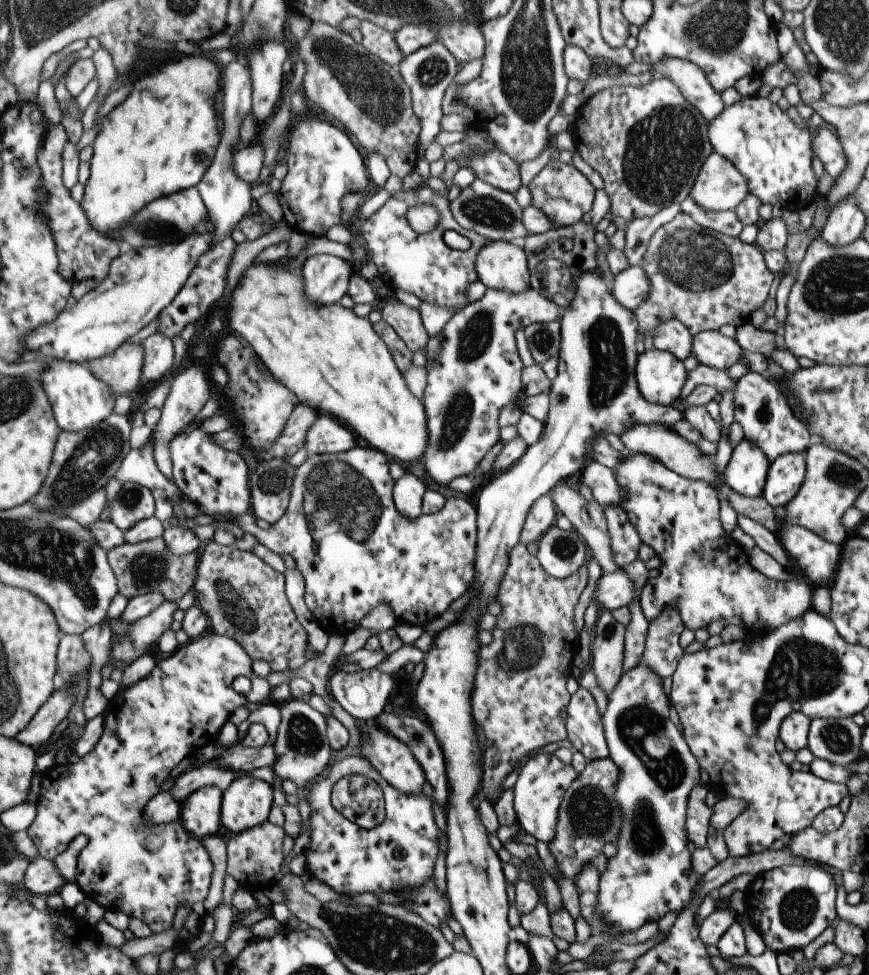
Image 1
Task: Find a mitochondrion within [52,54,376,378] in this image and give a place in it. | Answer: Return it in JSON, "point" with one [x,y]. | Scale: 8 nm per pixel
{"point":[152,229]}

